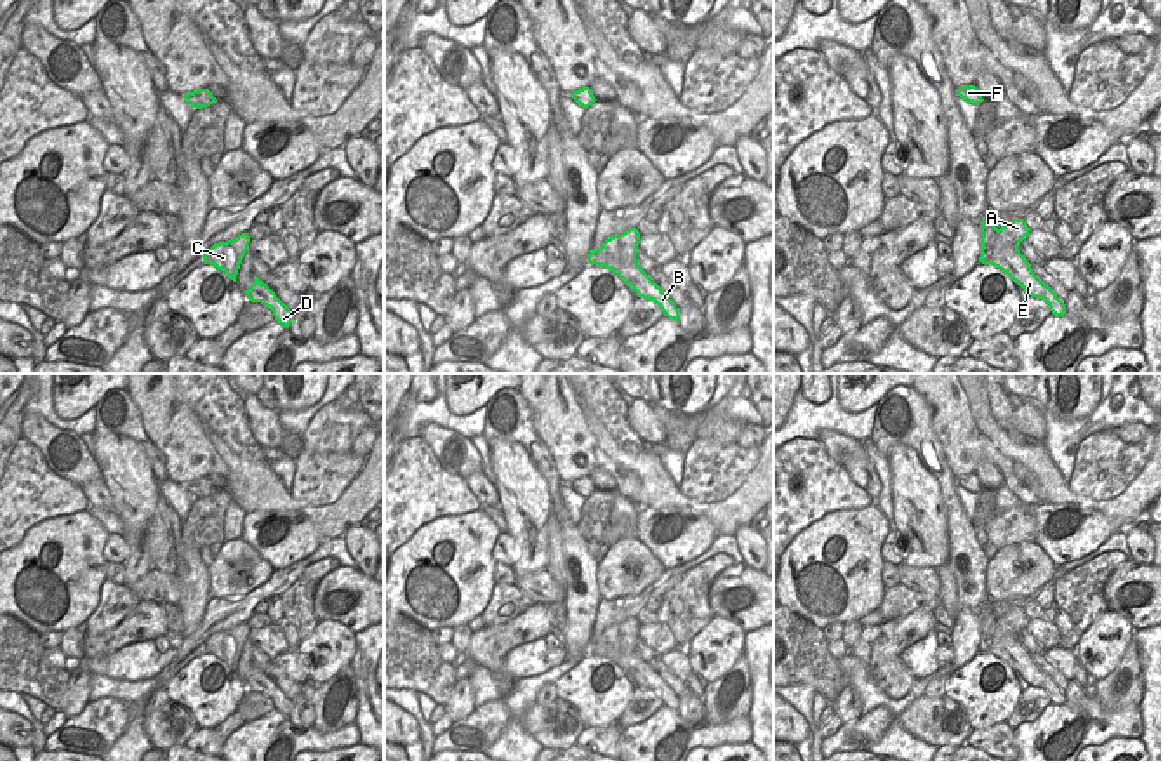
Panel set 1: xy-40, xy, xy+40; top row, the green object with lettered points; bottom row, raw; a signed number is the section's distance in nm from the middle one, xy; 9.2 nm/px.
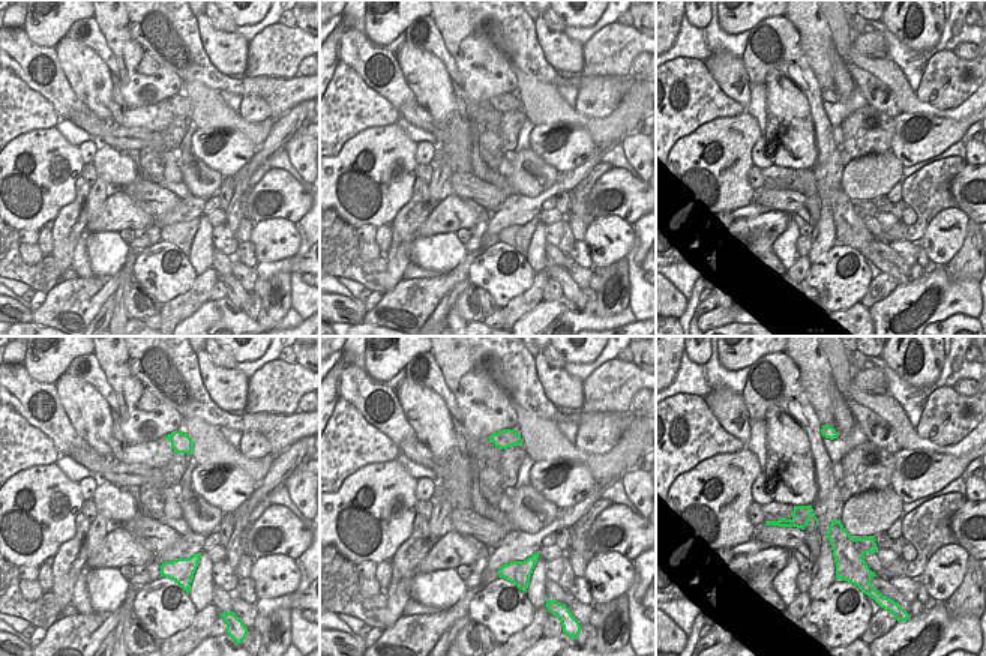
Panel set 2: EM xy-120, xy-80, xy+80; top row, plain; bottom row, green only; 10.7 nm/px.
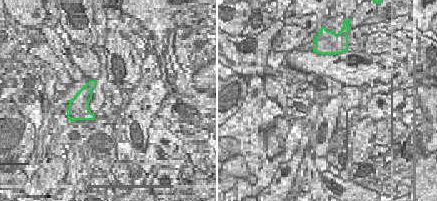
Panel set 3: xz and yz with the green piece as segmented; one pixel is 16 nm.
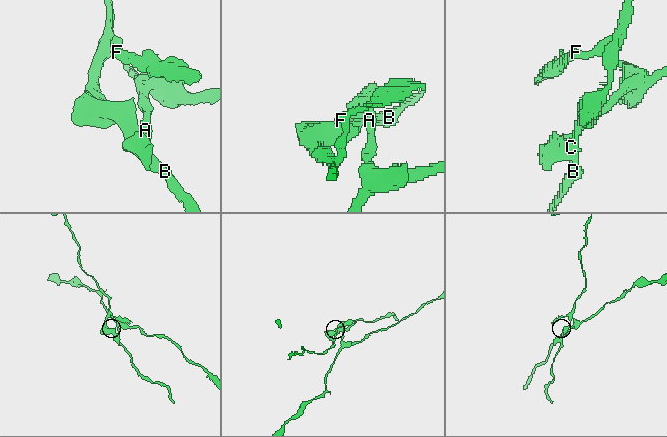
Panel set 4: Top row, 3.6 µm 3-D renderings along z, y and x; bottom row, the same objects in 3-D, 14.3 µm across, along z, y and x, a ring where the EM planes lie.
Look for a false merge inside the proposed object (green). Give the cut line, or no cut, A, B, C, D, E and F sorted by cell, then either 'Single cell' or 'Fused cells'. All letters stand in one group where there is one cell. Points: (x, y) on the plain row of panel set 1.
Split along xy+40 (986, 624), (993, 649), (1009, 649), (1017, 635). Groups: A C / B D E F. Fused cells.

